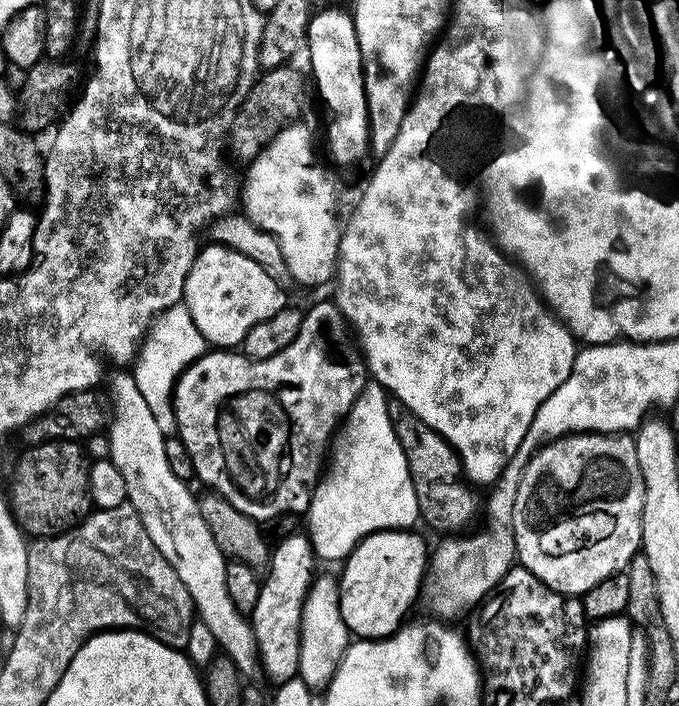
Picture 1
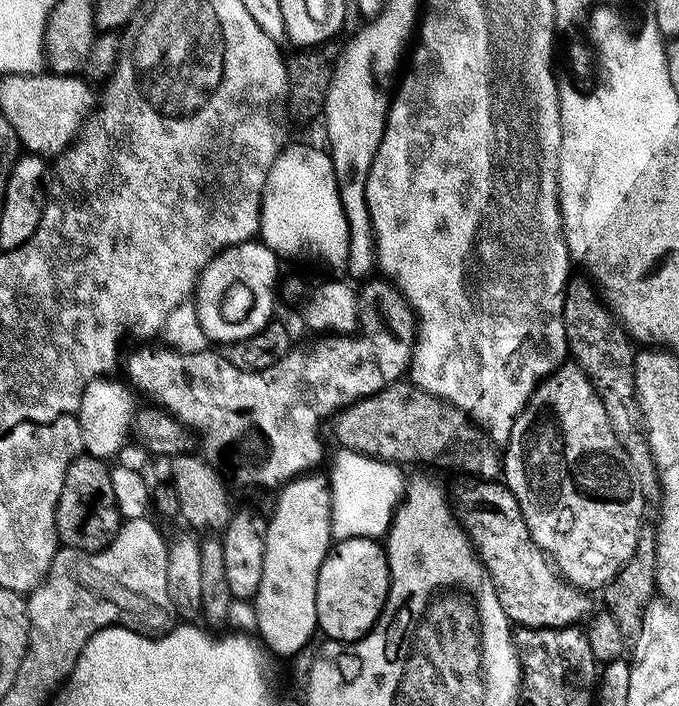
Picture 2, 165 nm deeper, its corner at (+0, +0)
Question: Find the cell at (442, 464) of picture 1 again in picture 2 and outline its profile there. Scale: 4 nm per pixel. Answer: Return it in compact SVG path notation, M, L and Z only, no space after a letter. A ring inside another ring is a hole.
M472 478L467 482L469 484L457 490L456 500L454 496L456 518L488 572L509 621L535 630L579 625L579 620L589 615L589 593L569 584L556 571L548 555L536 545L512 491L496 480Z

